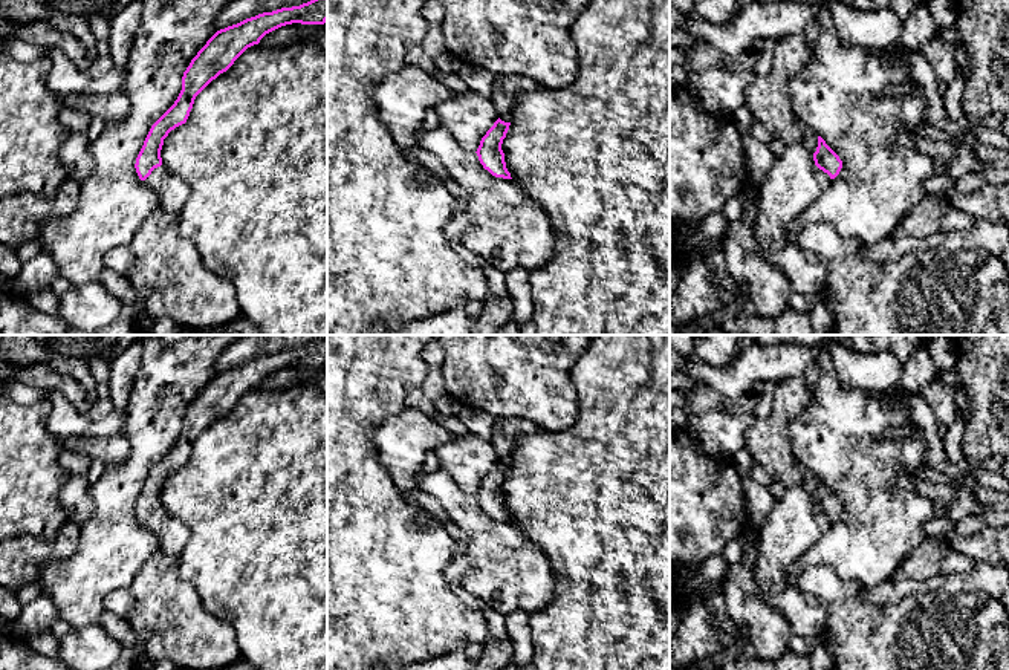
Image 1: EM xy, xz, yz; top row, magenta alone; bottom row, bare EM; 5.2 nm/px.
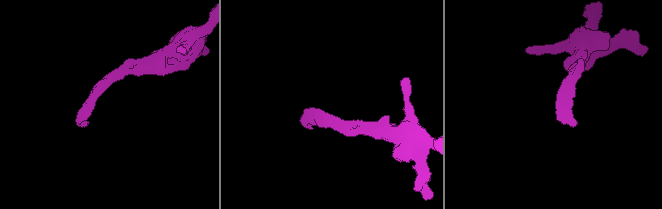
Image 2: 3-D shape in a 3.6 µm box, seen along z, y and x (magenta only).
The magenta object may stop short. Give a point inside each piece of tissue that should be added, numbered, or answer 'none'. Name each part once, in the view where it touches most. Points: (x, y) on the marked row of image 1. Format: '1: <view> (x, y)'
1: xy (173, 191)

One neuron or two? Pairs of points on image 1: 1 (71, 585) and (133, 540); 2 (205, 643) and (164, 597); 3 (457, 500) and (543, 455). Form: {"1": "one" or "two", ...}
{"1": "one", "2": "one", "3": "two"}

